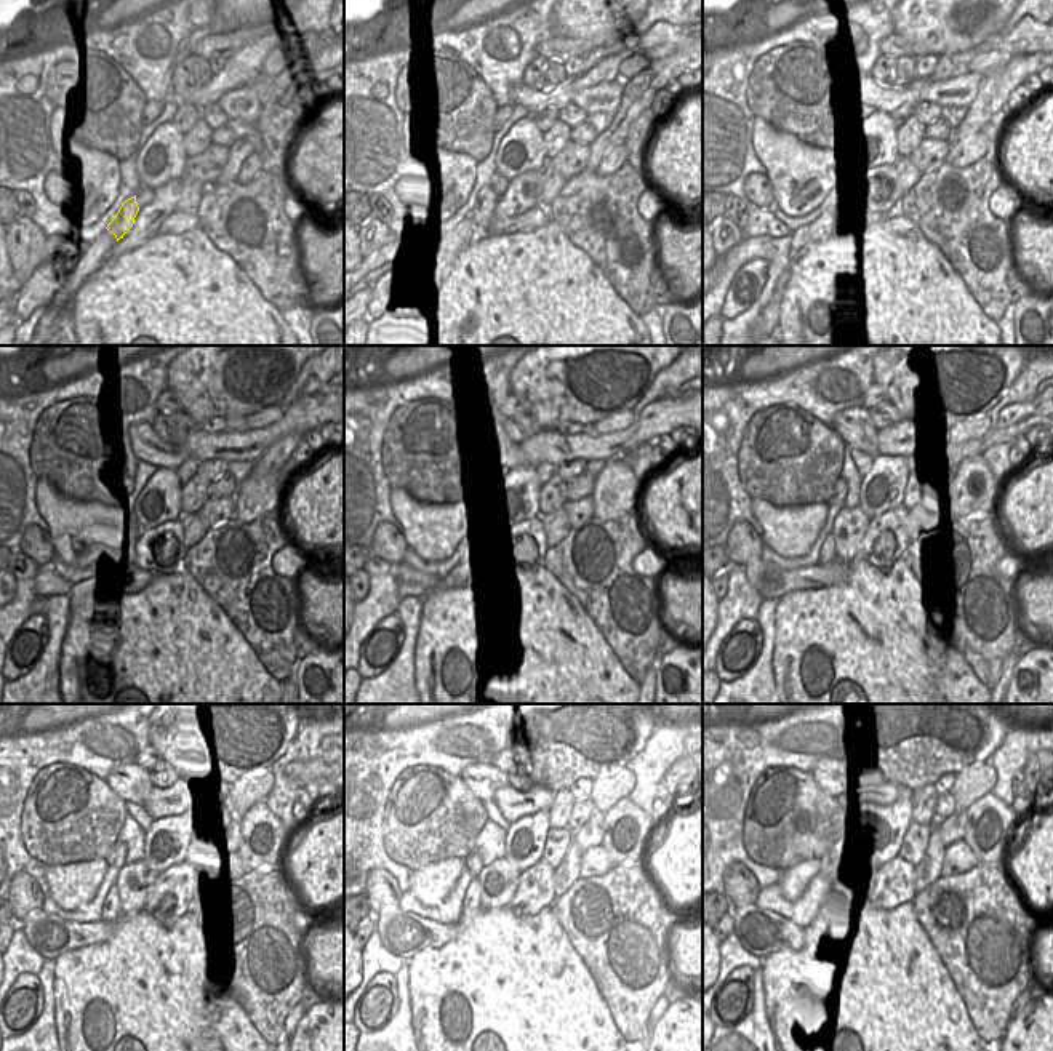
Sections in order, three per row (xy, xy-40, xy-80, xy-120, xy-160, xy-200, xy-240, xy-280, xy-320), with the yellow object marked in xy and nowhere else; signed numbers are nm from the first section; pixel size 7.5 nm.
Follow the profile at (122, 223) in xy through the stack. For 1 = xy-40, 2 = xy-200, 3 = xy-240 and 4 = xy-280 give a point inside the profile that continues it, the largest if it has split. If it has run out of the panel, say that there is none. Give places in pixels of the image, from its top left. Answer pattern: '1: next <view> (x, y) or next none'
1: next xy-40 (482, 211)
2: next xy-200 (850, 525)
3: next xy-240 (135, 882)
4: next xy-280 (498, 880)

